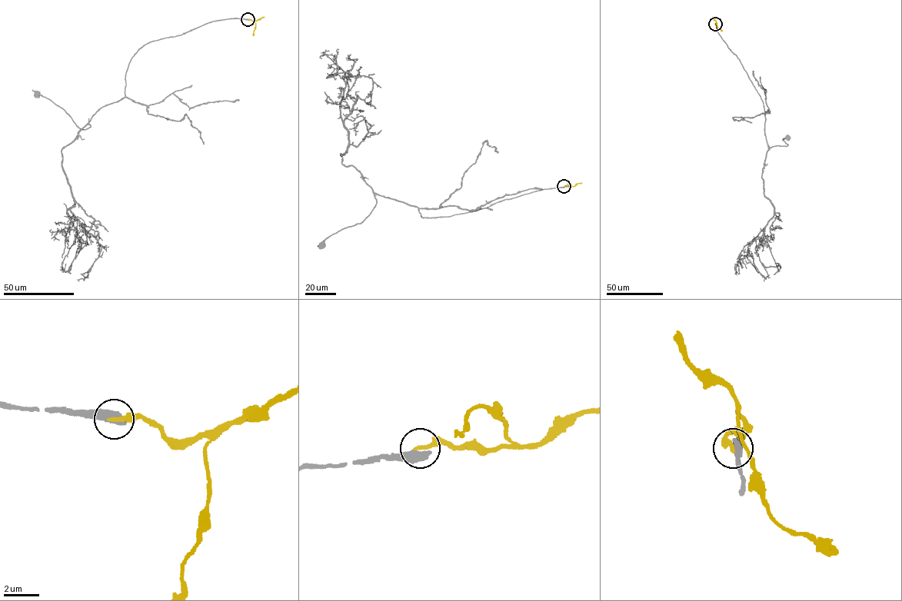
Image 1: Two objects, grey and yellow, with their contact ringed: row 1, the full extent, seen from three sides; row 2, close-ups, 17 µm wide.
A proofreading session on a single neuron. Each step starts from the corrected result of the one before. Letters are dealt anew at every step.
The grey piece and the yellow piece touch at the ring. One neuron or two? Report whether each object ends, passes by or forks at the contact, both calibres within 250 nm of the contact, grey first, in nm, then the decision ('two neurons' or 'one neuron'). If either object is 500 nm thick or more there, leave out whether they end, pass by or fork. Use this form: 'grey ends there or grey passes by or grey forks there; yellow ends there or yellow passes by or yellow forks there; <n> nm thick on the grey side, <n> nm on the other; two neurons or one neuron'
600 nm thick on the grey side, 260 nm on the other; one neuron

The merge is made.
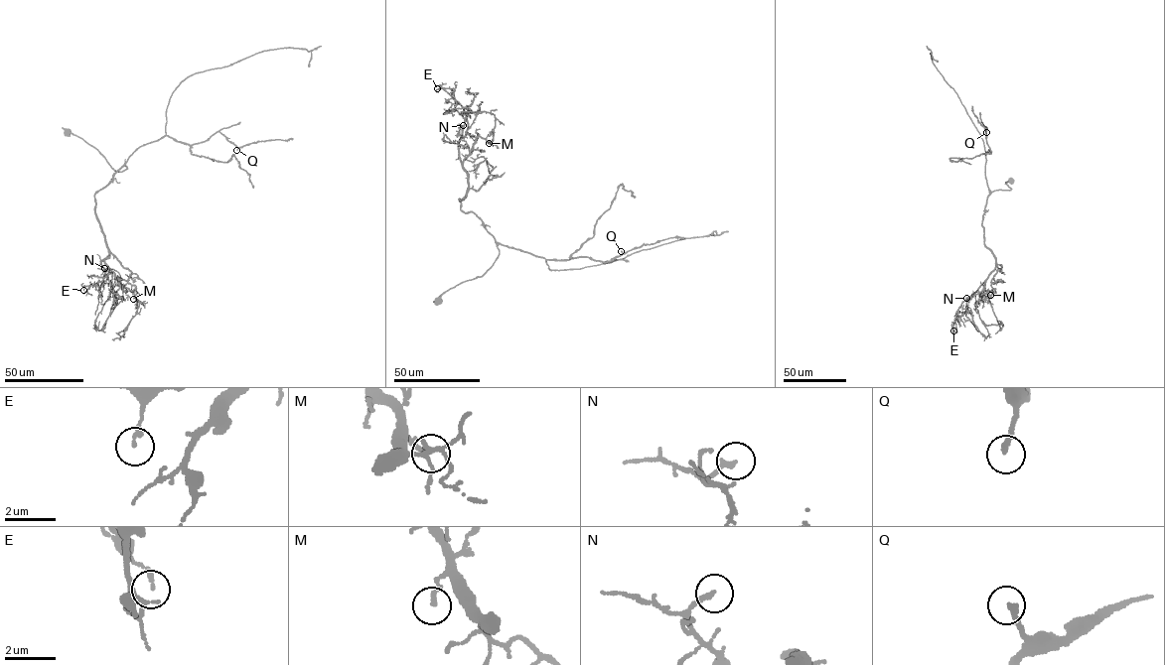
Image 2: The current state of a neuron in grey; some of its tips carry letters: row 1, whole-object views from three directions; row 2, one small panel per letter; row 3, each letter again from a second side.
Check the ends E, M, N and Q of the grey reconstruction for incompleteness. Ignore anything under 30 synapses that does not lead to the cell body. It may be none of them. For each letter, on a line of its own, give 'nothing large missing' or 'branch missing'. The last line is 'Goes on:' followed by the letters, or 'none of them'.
E: nothing large missing
M: nothing large missing
N: nothing large missing
Q: nothing large missing
Goes on: none of them

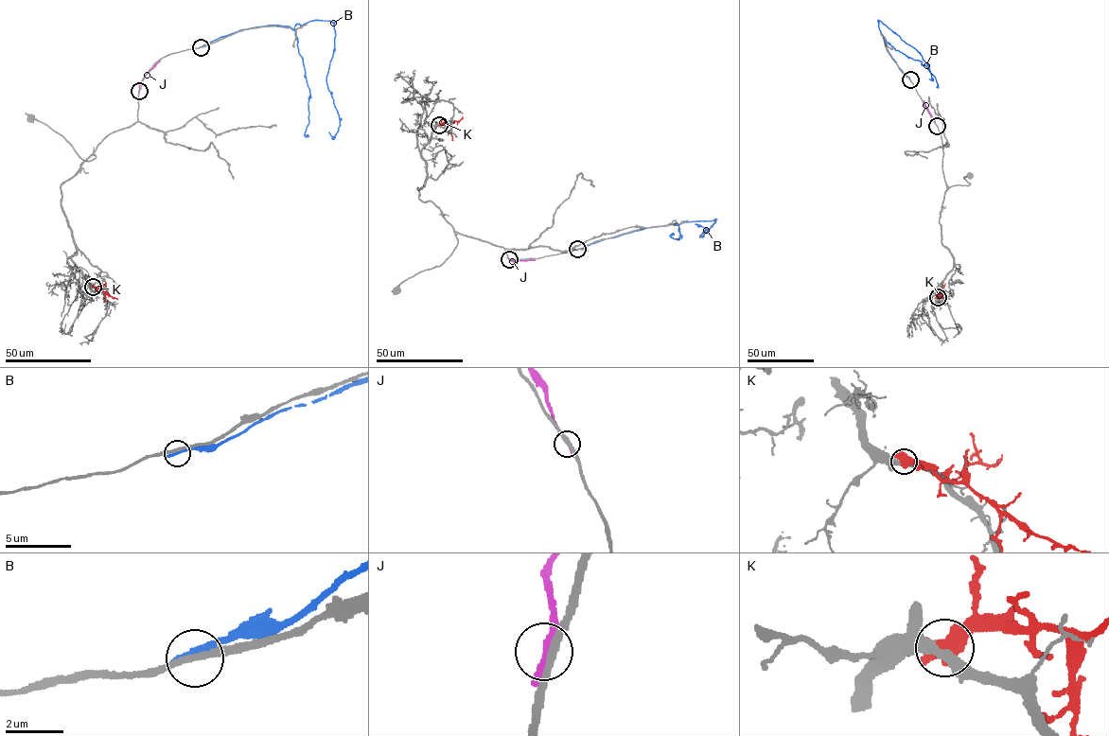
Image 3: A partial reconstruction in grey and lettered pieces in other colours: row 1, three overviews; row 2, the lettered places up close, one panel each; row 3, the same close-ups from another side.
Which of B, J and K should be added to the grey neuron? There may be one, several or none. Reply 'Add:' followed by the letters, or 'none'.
Add: none

